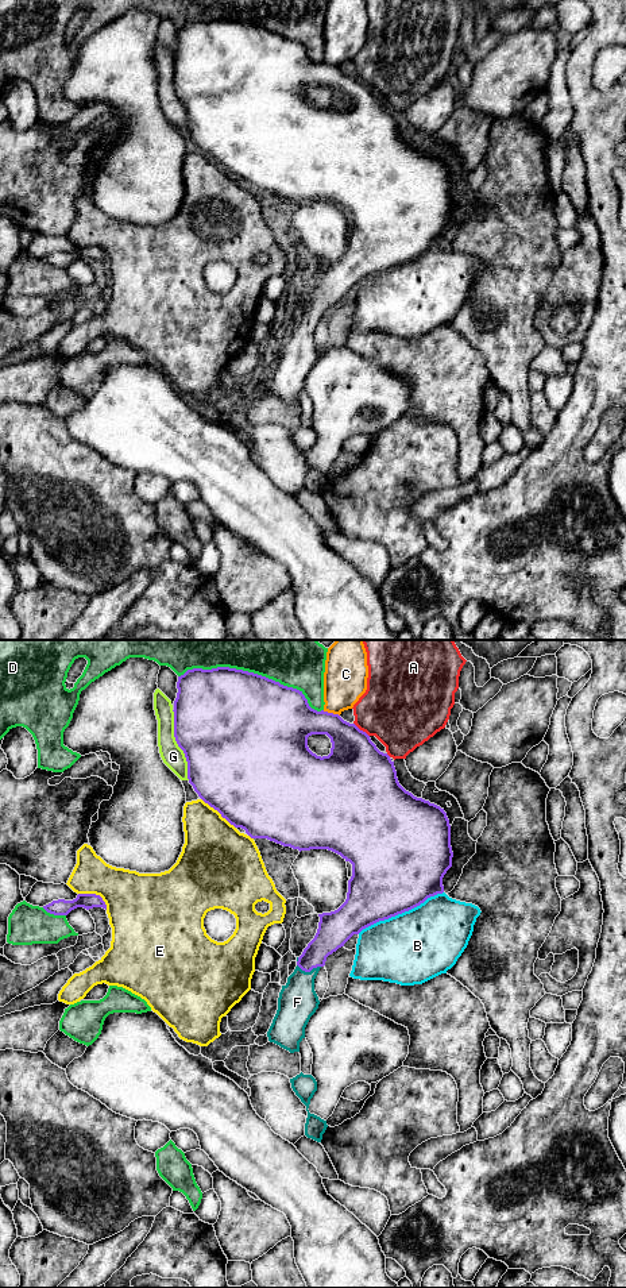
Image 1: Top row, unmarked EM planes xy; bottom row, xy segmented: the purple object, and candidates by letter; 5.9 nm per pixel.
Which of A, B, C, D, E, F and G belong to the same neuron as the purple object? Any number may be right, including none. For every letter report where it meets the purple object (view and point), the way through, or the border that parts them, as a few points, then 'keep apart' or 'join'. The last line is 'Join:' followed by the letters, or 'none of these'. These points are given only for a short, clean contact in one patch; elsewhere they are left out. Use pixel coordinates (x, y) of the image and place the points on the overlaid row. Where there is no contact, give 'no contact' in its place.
A: xy (362, 731) | keep apart
B: xy (400, 913) | keep apart
C: xy (331, 713) | keep apart
D: xy (252, 673) | keep apart
E: xy (219, 812) | keep apart
F: xy (309, 971) | across xy (331, 936), (310, 960), (309, 971), (300, 984), (297, 1002) | join
G: xy (178, 745) | keep apart
Join: F

